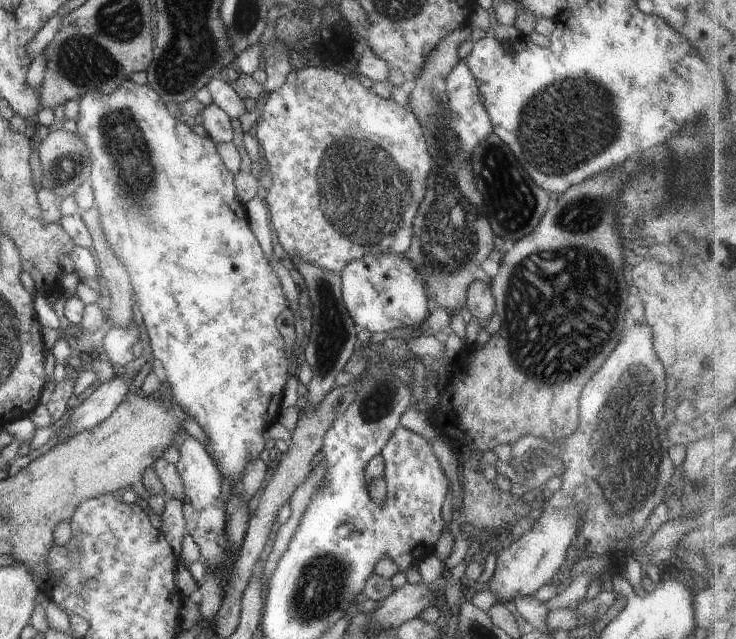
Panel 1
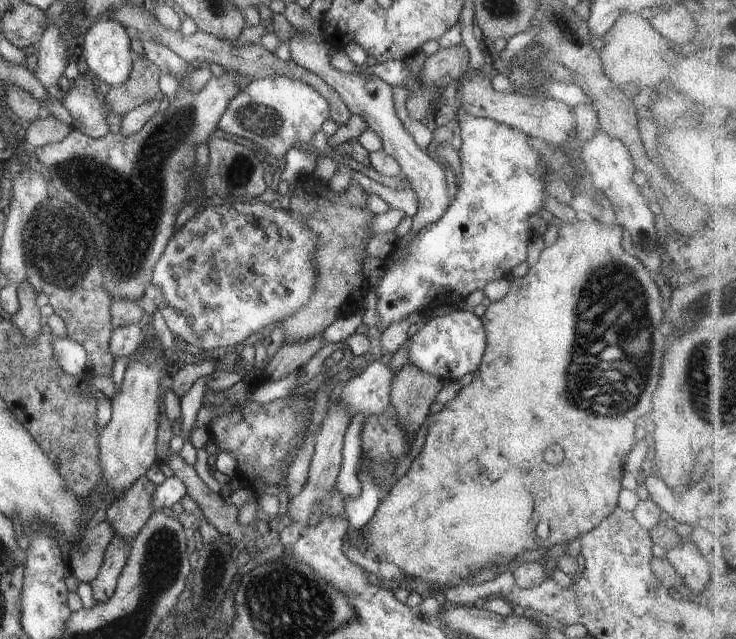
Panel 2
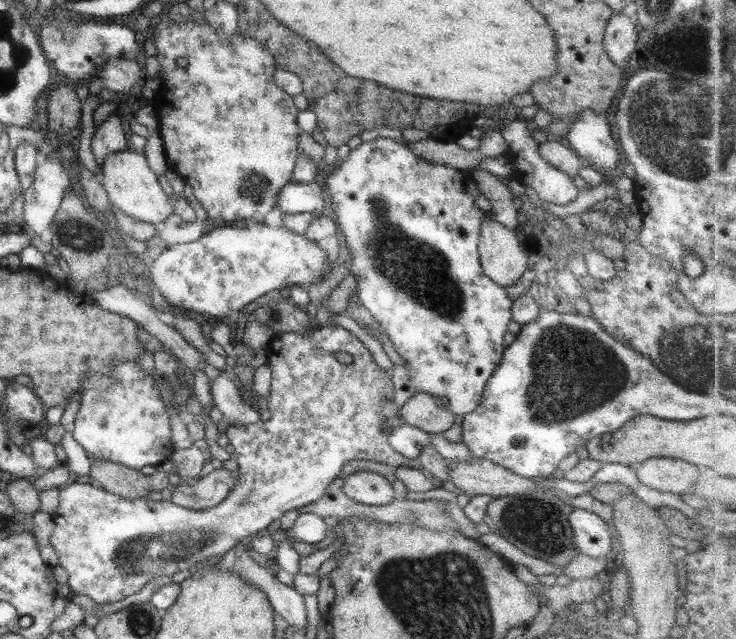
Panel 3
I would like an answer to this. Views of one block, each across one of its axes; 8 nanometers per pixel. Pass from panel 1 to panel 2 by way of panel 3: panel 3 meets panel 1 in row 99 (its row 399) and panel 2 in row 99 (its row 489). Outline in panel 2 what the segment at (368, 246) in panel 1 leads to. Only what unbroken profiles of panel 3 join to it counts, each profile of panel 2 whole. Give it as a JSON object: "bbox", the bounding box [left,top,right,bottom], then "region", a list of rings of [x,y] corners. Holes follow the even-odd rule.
{"bbox":[58,74,329,163],"region":[[[82,74],[77,76],[65,93],[59,92],[58,98],[69,115],[79,124],[73,130],[97,139],[107,134],[109,125],[106,117],[109,106],[98,99],[93,82],[88,81]],[[268,76],[259,80],[251,81],[243,89],[239,90],[231,100],[228,106],[221,113],[216,128],[225,133],[235,134],[251,140],[257,144],[260,153],[267,159],[273,157],[276,163],[282,163],[278,159],[283,156],[293,144],[310,144],[313,134],[319,132],[321,124],[329,118],[329,104],[323,96],[317,94],[310,86],[299,80],[285,78],[285,76]]]}

